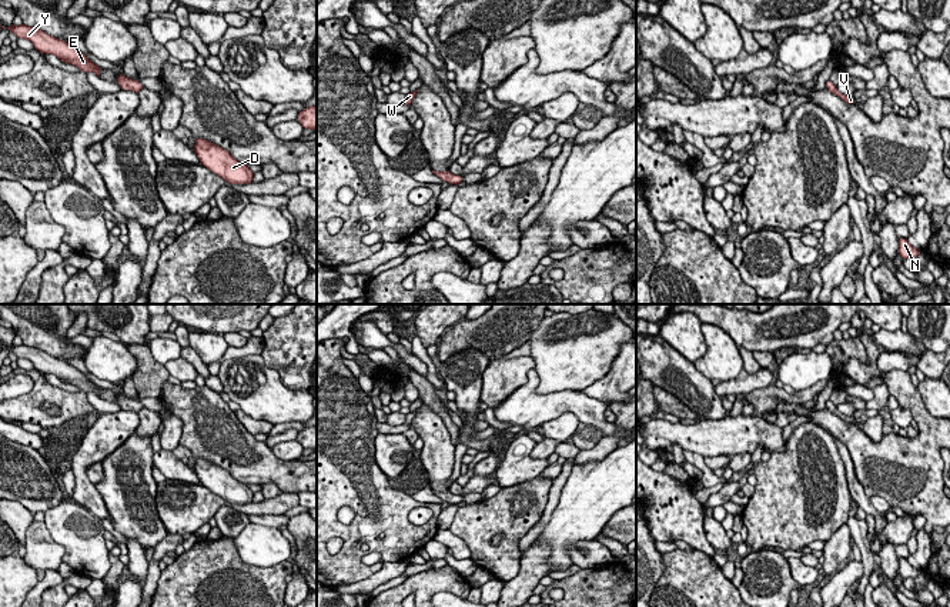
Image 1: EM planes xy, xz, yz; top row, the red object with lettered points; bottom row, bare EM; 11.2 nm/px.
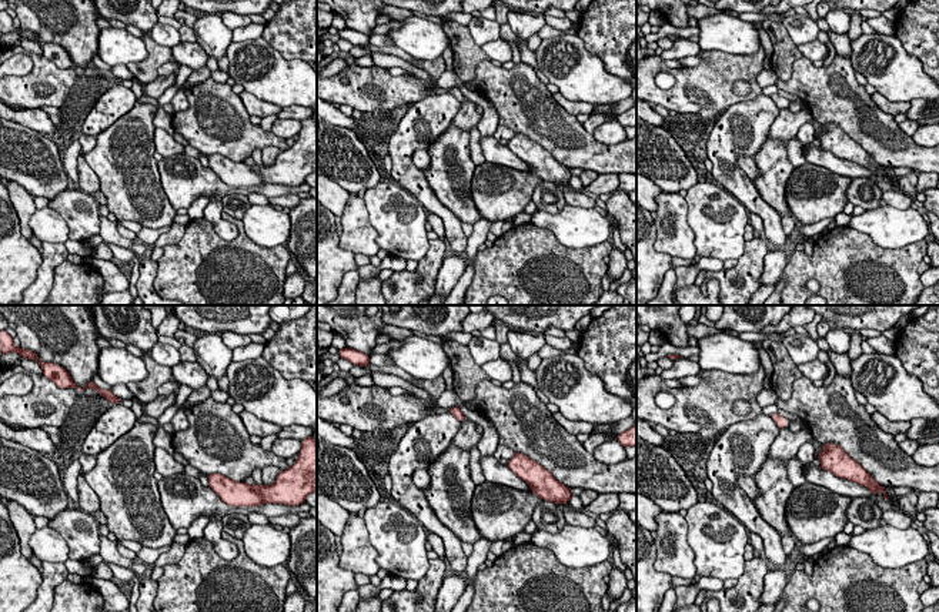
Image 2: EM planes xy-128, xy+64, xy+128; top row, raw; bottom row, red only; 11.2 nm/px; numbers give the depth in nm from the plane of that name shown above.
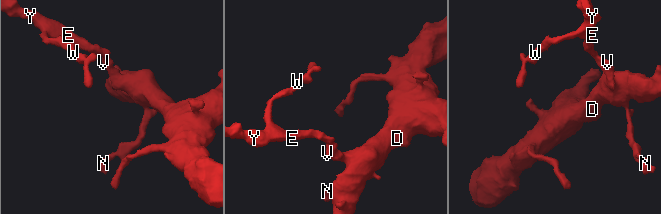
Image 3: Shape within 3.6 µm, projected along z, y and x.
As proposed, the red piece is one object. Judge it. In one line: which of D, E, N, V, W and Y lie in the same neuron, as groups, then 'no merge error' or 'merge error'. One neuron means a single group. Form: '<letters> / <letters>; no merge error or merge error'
D E N V W Y; no merge error

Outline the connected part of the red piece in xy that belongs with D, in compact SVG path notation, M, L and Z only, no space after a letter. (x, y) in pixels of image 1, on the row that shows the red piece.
M195 139L194 151L204 167L227 183L240 186L252 183L254 173L248 166L235 160L223 147L204 139Z

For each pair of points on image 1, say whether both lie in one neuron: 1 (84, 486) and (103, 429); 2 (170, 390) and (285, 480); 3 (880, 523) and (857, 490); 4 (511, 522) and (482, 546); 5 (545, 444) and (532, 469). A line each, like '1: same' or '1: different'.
1: same
2: same
3: same
4: same
5: different

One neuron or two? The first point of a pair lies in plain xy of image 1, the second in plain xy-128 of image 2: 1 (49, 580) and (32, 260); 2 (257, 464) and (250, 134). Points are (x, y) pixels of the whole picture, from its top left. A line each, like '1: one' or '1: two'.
1: two
2: one

